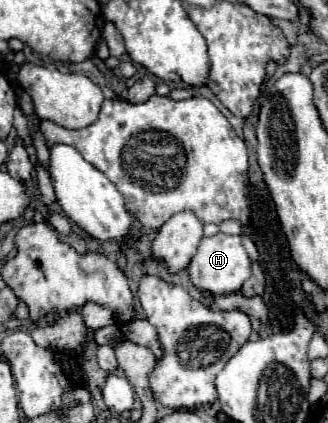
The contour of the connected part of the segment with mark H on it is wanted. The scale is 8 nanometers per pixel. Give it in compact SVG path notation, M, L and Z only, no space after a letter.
M218 232L212 238L202 238L198 252L190 260L188 266L190 280L192 284L210 294L232 294L242 288L242 284L252 276L252 260L248 258L244 246L242 246L242 236L228 236Z

